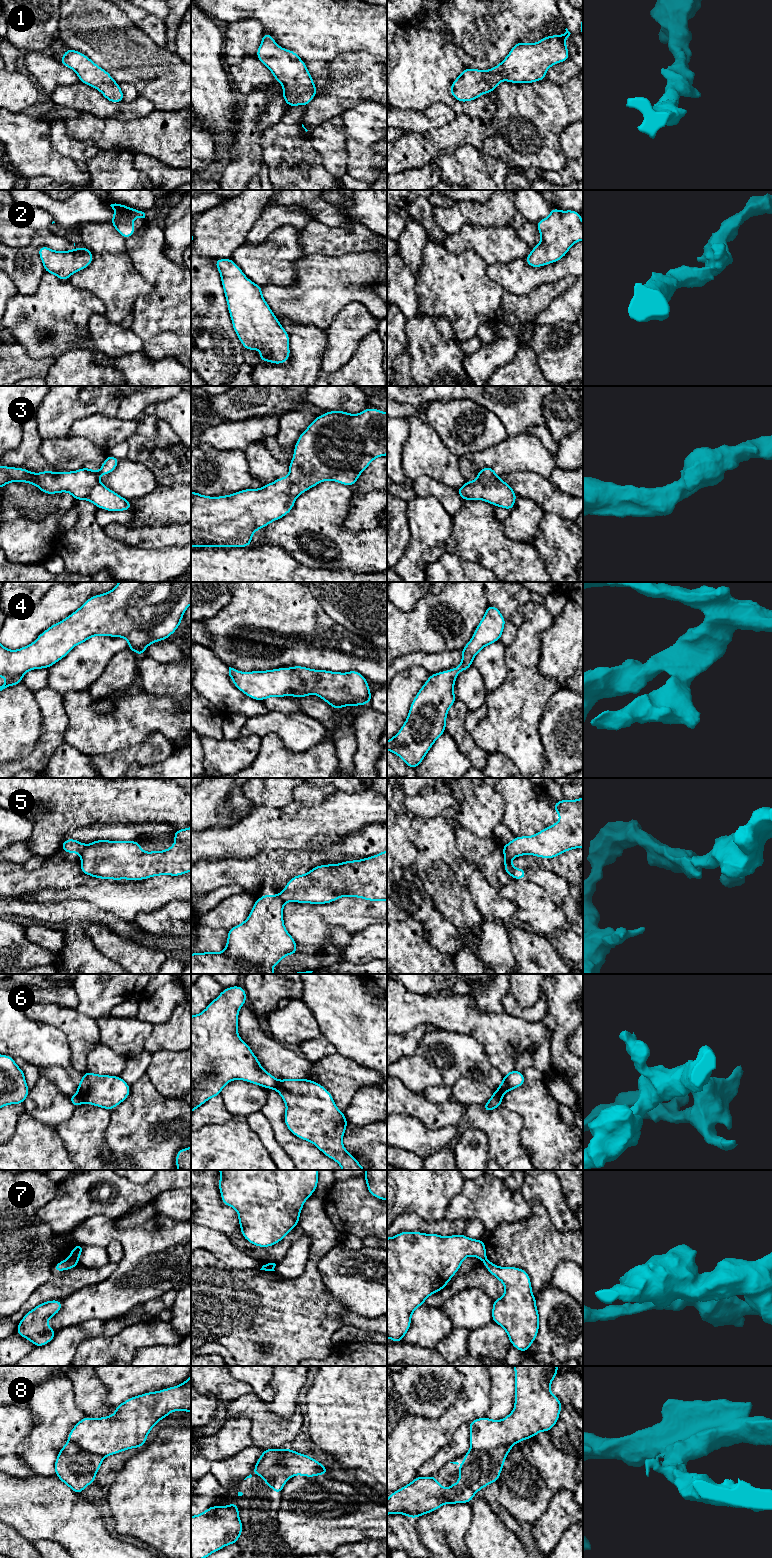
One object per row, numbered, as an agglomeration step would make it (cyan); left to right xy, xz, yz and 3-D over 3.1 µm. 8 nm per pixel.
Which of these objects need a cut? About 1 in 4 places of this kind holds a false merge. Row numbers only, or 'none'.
5, 6, 7, 8

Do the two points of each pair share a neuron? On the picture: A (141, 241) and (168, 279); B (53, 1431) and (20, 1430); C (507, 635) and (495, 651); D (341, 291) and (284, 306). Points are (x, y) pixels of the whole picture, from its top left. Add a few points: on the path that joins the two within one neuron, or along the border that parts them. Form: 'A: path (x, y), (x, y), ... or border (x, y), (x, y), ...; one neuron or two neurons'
A: path (146, 250), (149, 259), (159, 270); one neuron
B: border (33, 1427), (17, 1449); two neurons
C: border (500, 639), (506, 647); two neurons
D: path (327, 291), (321, 291), (309, 301), (298, 302); one neuron

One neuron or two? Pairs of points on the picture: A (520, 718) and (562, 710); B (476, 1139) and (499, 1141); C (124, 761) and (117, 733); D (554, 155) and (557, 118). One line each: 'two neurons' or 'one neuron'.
A: two neurons
B: two neurons
C: two neurons
D: one neuron

